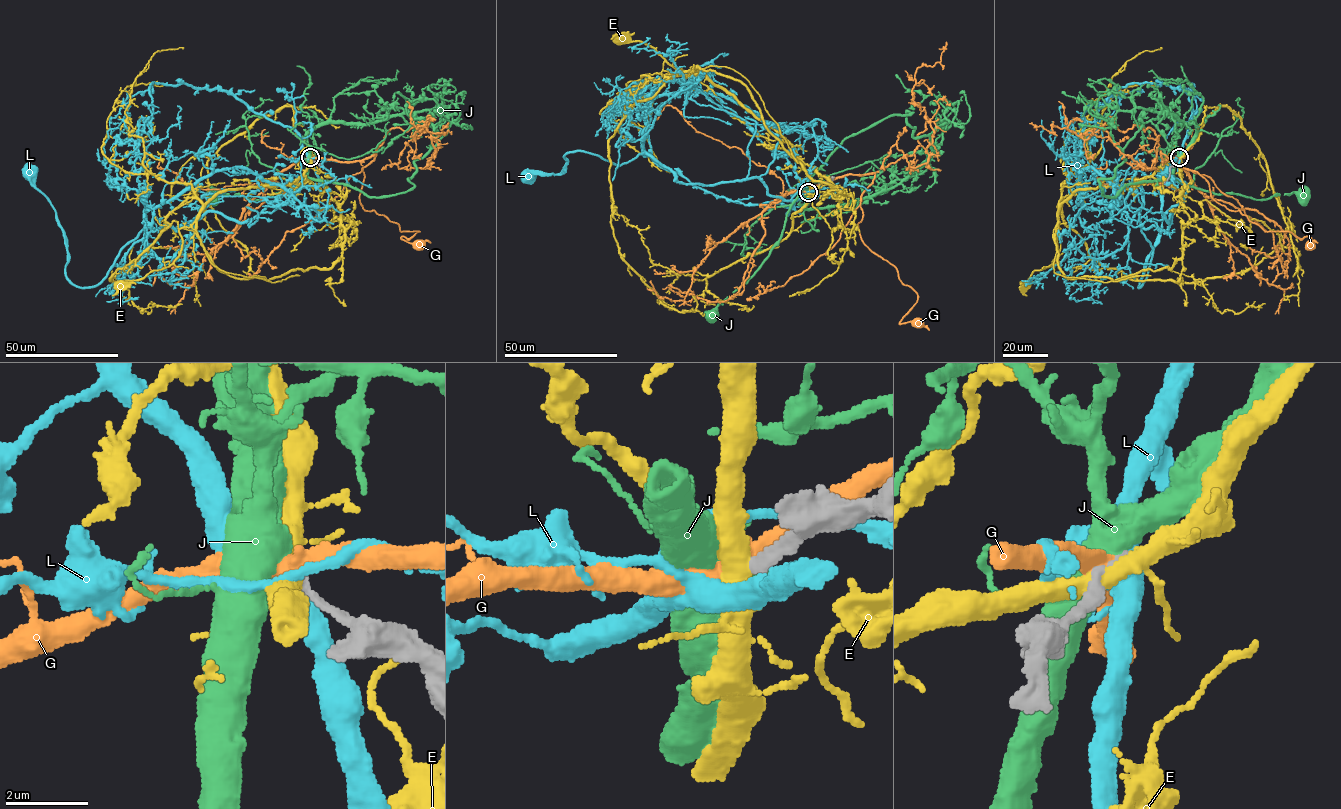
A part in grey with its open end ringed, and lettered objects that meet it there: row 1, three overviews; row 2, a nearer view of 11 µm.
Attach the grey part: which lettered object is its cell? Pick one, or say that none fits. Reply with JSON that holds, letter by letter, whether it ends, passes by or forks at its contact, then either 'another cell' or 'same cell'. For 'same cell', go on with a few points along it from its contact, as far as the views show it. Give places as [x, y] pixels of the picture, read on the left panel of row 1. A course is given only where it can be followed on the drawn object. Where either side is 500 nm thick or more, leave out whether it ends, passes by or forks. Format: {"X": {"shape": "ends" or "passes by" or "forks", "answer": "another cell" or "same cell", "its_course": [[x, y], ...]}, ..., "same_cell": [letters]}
{"E": {"shape": "forks", "answer": "another cell"}, "G": {"shape": "passes by", "answer": "another cell"}, "J": {"answer": "another cell"}, "L": {"shape": "forks", "answer": "another cell"}, "same_cell": []}

